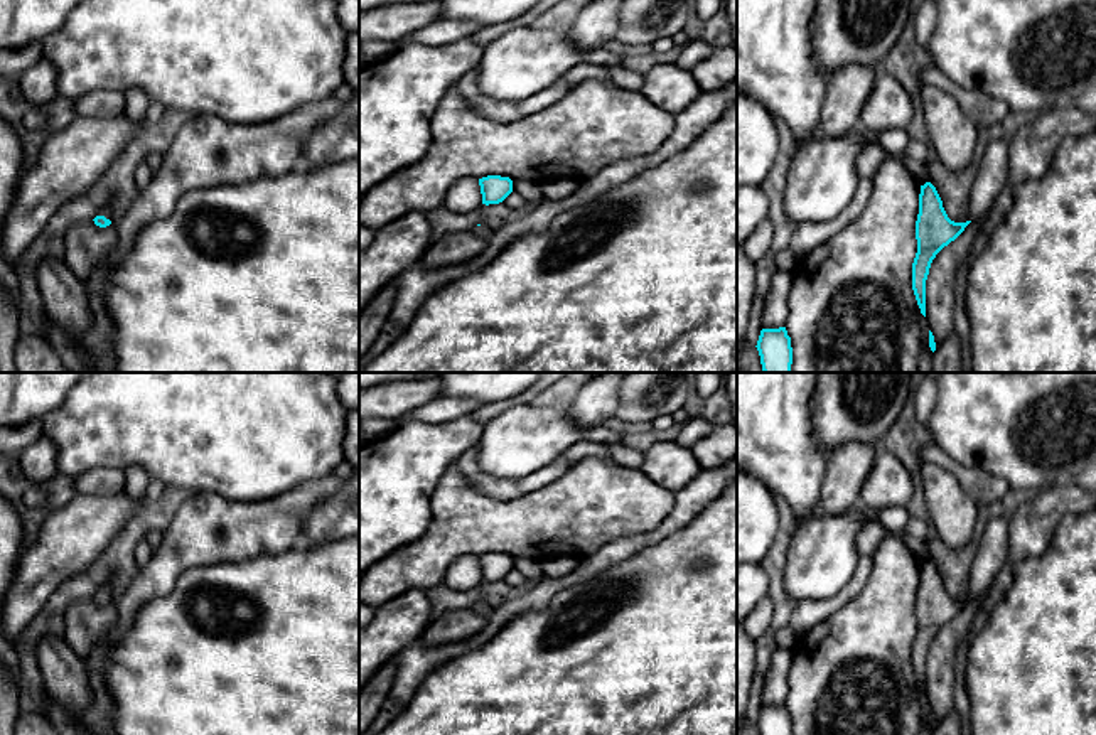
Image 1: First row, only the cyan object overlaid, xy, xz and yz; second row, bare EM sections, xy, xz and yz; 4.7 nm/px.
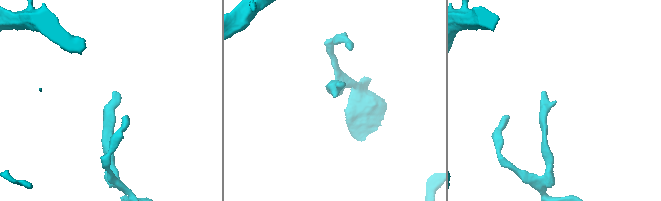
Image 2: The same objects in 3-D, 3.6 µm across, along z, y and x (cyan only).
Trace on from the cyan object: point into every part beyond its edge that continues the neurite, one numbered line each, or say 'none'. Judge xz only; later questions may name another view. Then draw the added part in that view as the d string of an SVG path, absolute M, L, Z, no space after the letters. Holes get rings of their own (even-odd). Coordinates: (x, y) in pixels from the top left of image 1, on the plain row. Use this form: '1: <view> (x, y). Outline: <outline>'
none

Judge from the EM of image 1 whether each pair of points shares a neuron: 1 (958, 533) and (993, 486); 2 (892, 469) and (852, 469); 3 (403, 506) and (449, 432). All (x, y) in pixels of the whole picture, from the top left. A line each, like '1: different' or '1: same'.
1: different
2: different
3: same

